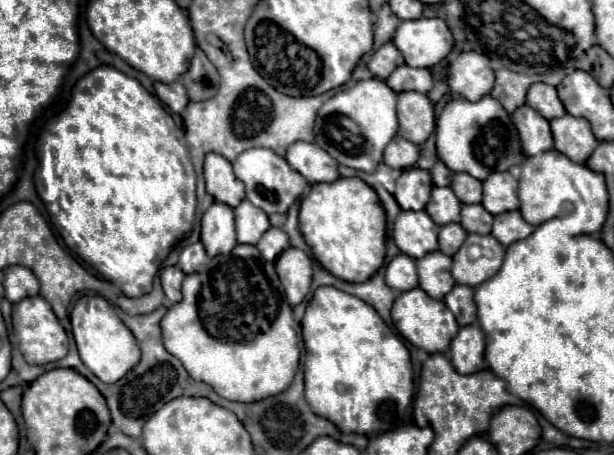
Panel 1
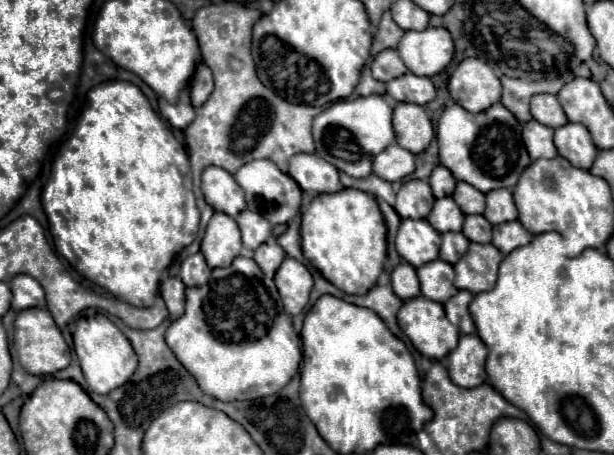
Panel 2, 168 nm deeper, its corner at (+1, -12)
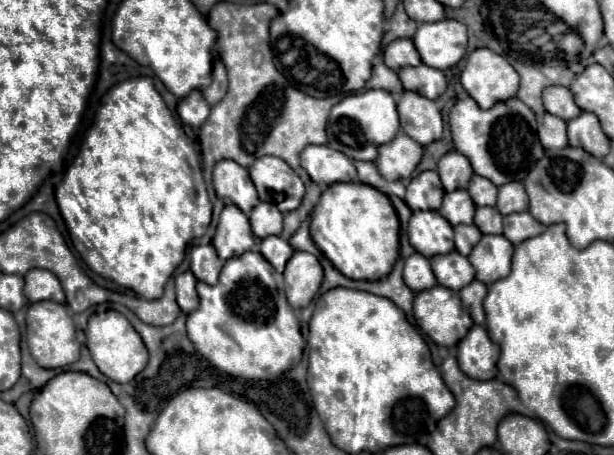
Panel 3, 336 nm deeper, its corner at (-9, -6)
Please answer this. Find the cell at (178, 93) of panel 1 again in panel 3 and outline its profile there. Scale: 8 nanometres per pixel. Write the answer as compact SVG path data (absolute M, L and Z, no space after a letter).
M193 90L191 94L187 94L185 98L179 100L177 112L179 112L179 118L185 124L189 124L193 128L199 128L209 116L209 104L199 90Z

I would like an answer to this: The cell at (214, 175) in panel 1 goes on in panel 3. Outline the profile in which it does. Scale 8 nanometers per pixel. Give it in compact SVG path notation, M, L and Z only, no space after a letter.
M221 160L215 164L213 186L223 202L231 202L243 212L249 212L259 204L257 190L249 178L249 172L233 160Z

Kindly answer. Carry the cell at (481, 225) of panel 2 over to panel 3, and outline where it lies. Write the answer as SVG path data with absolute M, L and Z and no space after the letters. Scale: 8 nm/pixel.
M477 208L475 212L475 226L483 232L483 234L501 234L503 232L503 224L501 224L503 216L499 214L497 208Z

